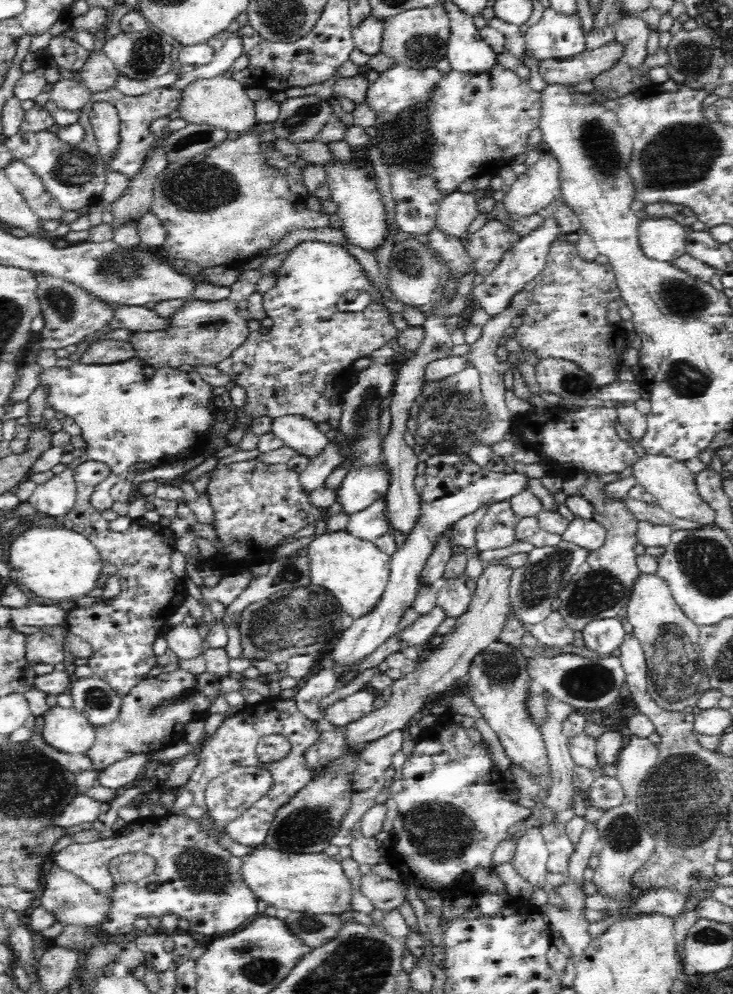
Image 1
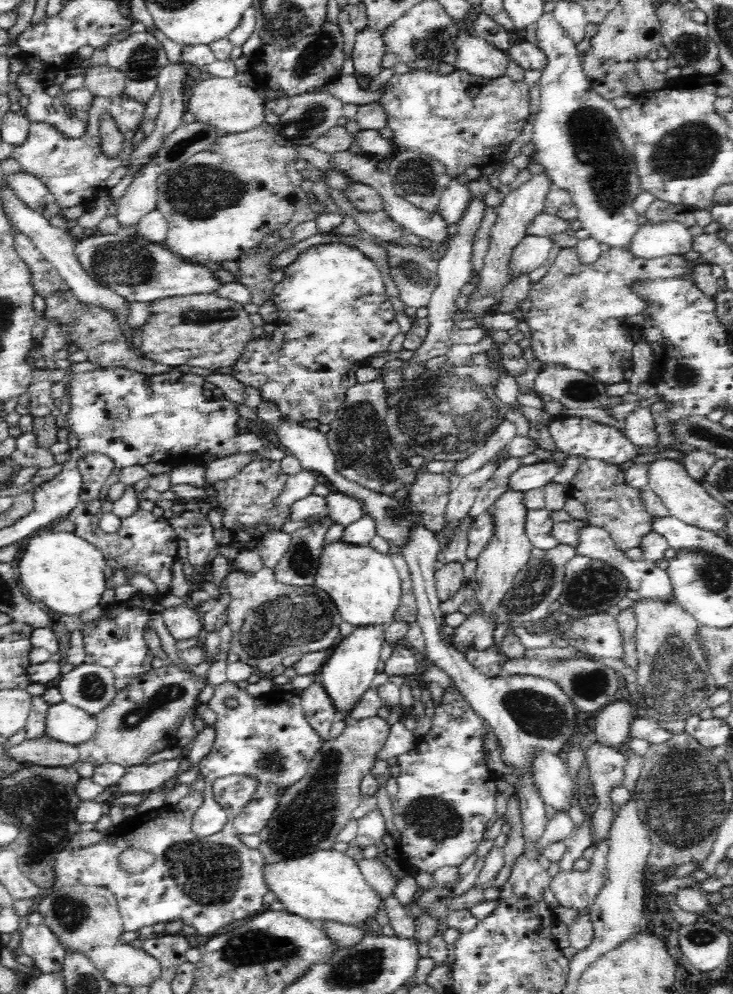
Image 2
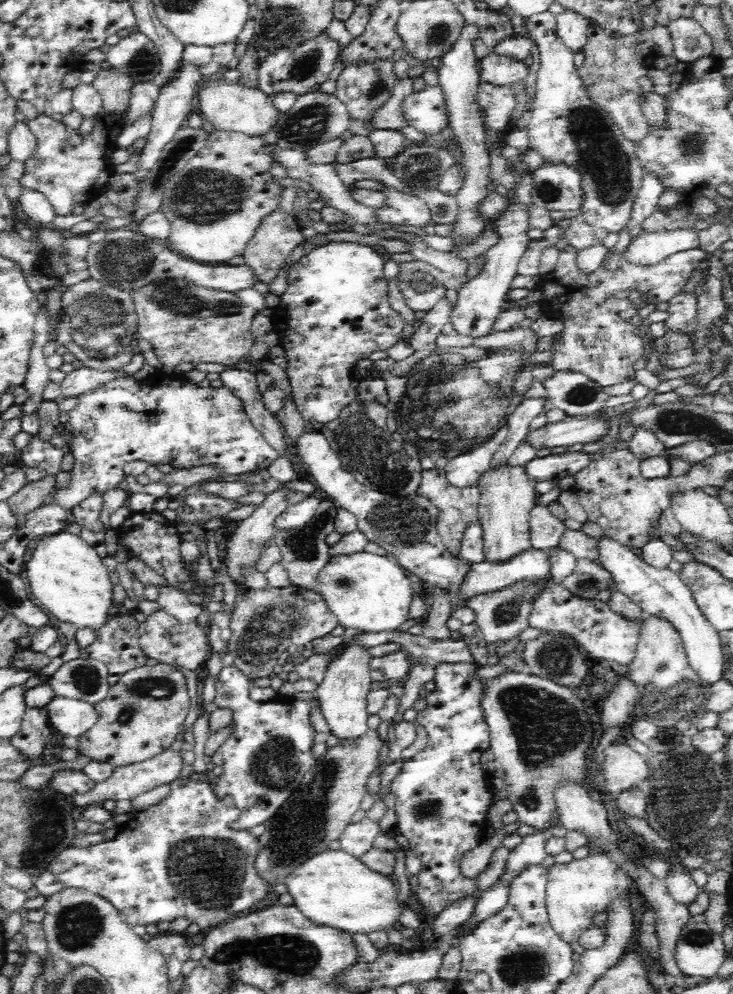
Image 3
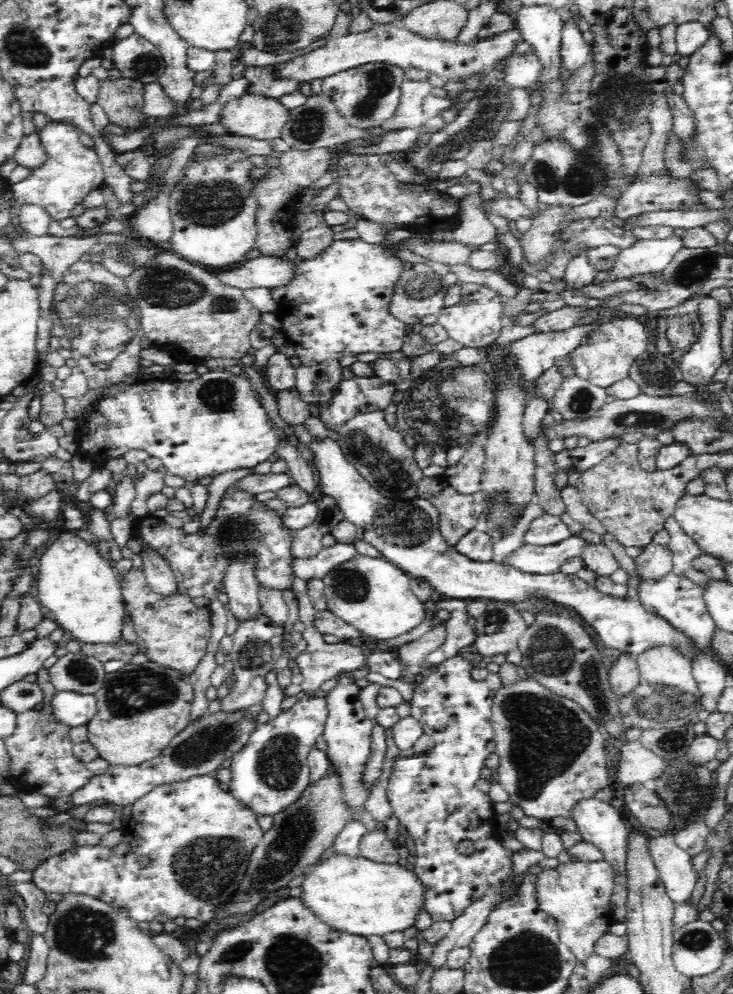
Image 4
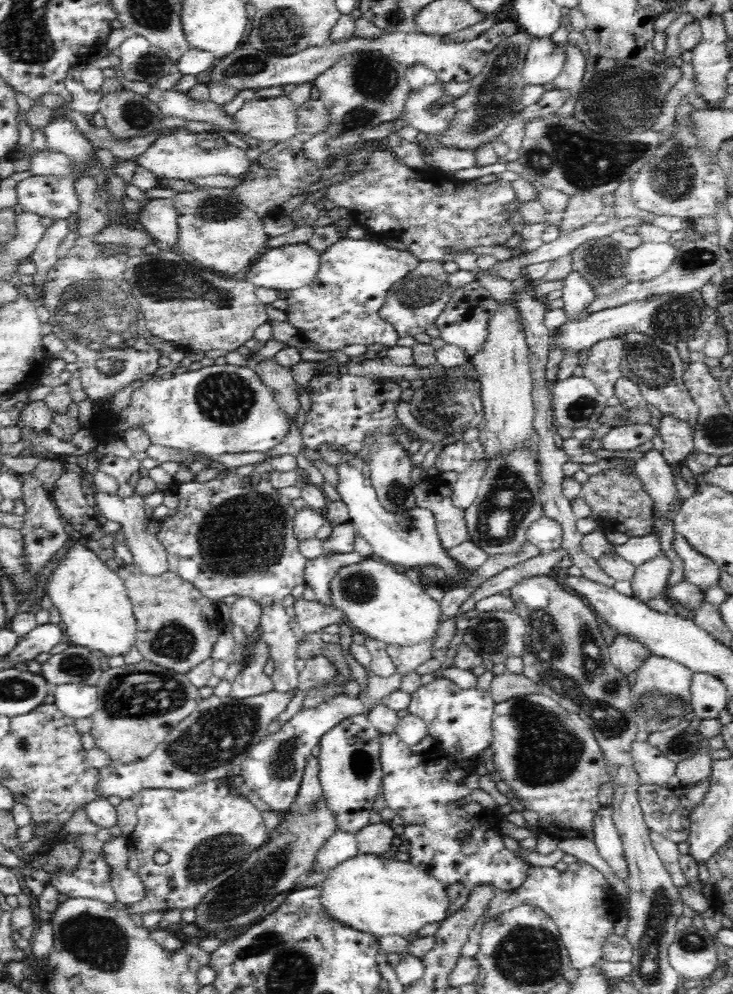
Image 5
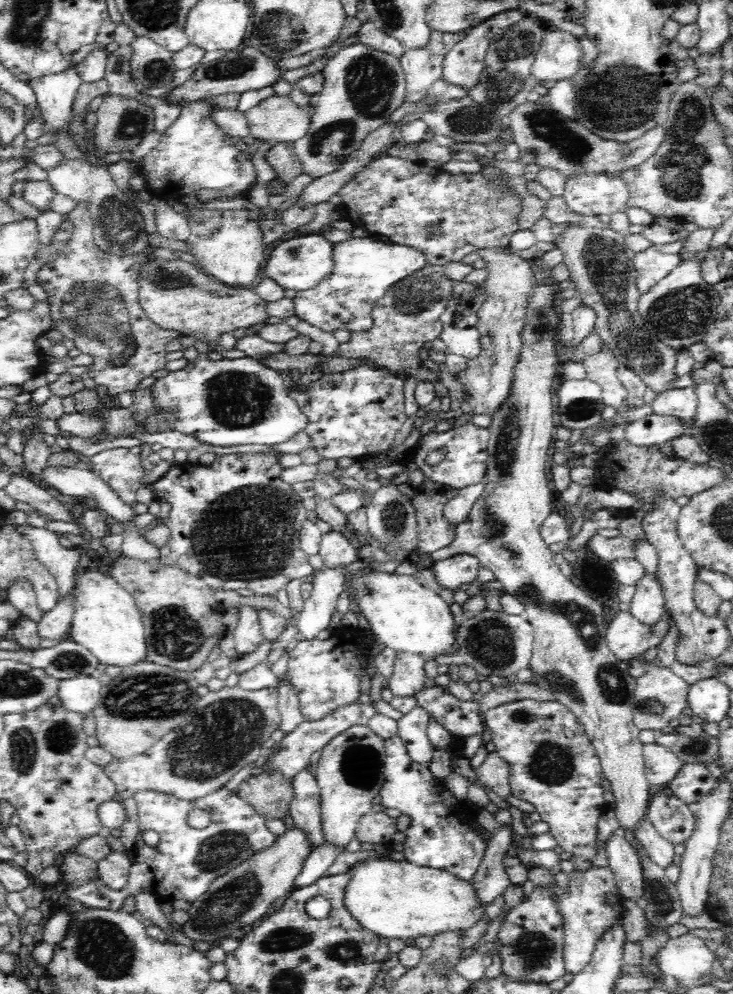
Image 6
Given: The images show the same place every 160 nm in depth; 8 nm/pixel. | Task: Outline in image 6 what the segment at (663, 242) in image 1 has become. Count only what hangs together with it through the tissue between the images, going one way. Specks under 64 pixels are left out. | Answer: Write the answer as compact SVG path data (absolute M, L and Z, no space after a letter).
M656 245L635 253L633 263L637 278L634 281L638 290L641 293L648 292L682 261L680 254L662 253Z

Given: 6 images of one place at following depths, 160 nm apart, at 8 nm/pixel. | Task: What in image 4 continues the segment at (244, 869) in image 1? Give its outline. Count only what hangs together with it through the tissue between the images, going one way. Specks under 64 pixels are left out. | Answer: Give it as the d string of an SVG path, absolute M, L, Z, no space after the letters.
M334 854L308 868L304 873L305 879L300 885L305 908L333 930L352 934L358 937L368 937L372 934L383 936L390 932L403 932L414 926L416 917L424 908L424 889L417 880L412 867L404 862L391 865L377 863L361 857L359 854L351 857L344 854Z

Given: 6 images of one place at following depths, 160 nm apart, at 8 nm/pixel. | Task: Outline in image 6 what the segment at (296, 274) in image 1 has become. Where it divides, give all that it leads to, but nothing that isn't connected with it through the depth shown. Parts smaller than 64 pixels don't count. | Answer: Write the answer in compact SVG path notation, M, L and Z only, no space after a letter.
M353 238L337 243L332 248L333 266L328 275L310 290L298 291L293 299L295 315L308 324L332 332L336 328L367 332L371 329L372 309L395 282L422 270L429 262L424 253L408 246L372 240Z

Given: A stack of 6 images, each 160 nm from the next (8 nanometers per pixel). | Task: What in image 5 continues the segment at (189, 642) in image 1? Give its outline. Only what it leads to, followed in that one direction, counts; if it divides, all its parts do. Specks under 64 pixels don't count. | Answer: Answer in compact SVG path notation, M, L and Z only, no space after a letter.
M85 473L84 477L84 489L87 491L88 496L91 498L92 503L98 509L103 520L114 521L120 524L121 540L128 546L128 550L132 553L133 563L139 568L139 570L150 576L156 578L156 576L164 576L168 569L167 552L164 545L156 538L156 535L148 533L146 527L148 523L145 522L146 517L146 502L145 499L138 496L137 492L134 492L131 496L120 497L117 494L106 494L106 492L99 491L99 488L90 482L88 475Z

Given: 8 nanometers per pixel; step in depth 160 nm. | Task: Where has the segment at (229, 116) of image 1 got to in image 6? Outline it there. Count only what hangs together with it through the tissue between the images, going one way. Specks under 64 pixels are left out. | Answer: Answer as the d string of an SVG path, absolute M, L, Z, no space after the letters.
M289 95L270 96L244 114L251 136L272 145L296 142L308 134L311 124L311 112L297 106Z

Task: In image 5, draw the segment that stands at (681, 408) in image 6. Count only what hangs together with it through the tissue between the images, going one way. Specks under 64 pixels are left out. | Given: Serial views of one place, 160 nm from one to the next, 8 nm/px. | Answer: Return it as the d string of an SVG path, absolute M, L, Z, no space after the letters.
M664 415L659 422L664 449L662 454L670 466L680 465L694 451L693 429L688 421Z

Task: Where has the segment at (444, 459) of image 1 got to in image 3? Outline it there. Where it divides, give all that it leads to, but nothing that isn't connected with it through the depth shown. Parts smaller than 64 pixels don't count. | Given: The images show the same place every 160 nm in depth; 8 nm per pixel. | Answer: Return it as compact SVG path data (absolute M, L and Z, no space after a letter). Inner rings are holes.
M573 448L562 454L550 454L543 458L535 457L525 465L525 473L536 484L538 482L552 482L577 474L582 467L586 466L593 454L581 452L579 448ZM352 642L328 664L324 678L318 684L316 697L321 711L331 734L334 734L339 742L346 738L360 738L369 729L367 724L371 715L367 711L367 694L372 689L373 680L369 673L372 660L370 647L364 643Z

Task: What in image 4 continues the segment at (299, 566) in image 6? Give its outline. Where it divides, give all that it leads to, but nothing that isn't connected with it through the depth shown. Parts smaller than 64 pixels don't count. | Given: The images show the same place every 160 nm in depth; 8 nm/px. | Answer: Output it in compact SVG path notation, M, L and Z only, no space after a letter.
M230 486L220 498L215 520L204 530L186 533L181 528L142 528L135 526L138 532L139 544L146 544L159 554L169 569L173 571L178 582L178 591L191 598L216 599L223 592L218 586L224 585L227 560L232 555L241 555L242 551L252 551L258 561L256 564L256 579L259 585L266 589L276 589L278 592L293 590L295 575L290 554L292 530L283 522L282 512L272 510L266 502L258 502L254 494L243 492L237 486Z

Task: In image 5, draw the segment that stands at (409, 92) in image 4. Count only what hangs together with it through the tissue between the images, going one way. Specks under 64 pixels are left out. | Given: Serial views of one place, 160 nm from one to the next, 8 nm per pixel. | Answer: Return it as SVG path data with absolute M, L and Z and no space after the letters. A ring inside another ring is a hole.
M440 81L434 83L424 89L411 91L403 109L402 118L406 124L416 128L422 135L442 134L442 130L450 126L456 114L456 108L452 102L446 99L444 83ZM444 100L446 101L436 114L427 111L434 102Z

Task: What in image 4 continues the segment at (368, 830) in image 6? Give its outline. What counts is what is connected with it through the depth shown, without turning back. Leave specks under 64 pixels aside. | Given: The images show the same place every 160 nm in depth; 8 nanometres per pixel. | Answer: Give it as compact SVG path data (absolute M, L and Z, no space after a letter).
M376 829L368 831L362 837L359 844L359 855L377 863L391 865L401 862L396 849L396 843L386 835L386 831Z

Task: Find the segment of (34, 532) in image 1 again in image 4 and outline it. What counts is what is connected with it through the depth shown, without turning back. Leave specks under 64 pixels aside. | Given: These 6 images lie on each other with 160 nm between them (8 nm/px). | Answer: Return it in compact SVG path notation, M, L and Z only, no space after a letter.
M62 530L40 556L36 576L39 603L56 616L56 622L70 632L72 639L84 644L113 642L122 636L127 611L117 573L98 553L97 547L84 541L75 531Z

